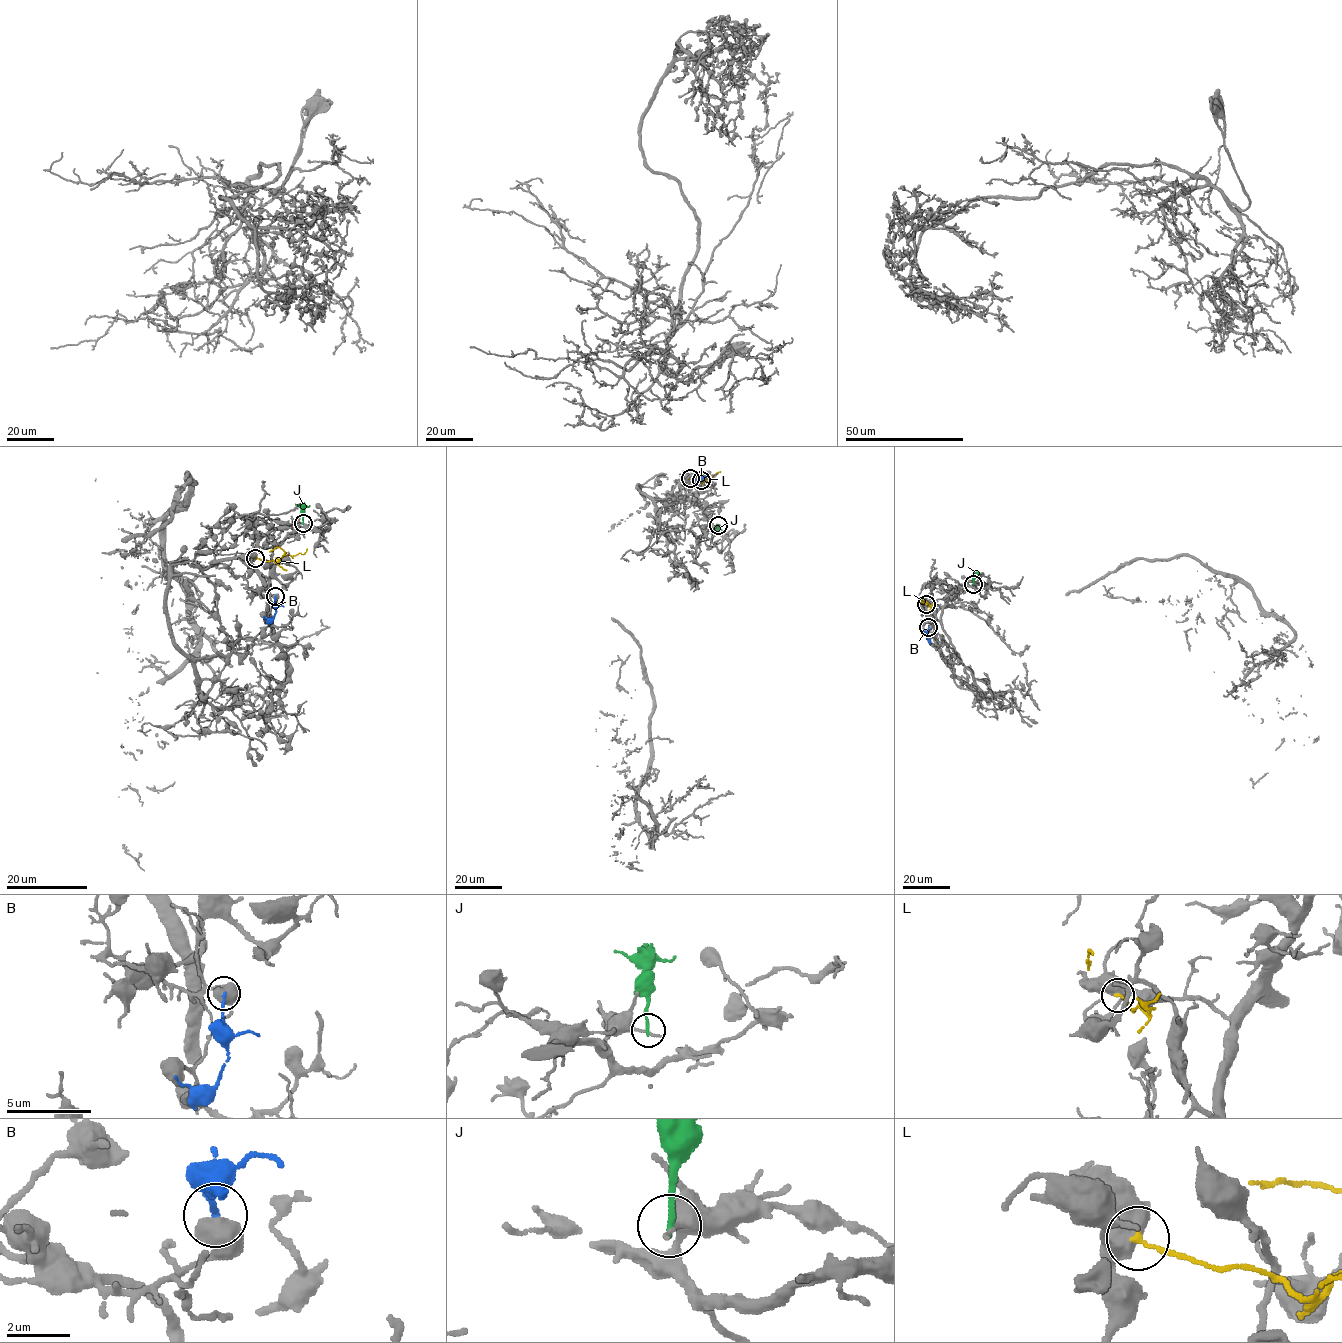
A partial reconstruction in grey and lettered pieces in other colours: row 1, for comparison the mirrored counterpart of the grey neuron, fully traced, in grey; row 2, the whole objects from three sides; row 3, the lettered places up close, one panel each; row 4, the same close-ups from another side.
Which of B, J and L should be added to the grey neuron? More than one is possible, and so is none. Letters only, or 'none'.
none

